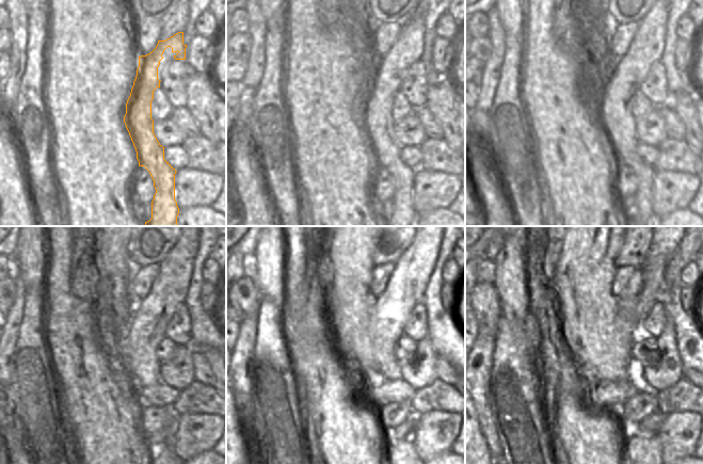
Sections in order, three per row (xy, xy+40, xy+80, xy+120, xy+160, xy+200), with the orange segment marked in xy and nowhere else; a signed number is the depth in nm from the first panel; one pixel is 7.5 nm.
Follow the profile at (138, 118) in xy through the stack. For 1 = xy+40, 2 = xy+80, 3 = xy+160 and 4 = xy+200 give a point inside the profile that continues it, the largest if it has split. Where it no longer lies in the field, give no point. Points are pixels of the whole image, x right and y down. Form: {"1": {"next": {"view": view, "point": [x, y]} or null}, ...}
{"1": {"next": {"view": "xy+40", "point": [377, 104]}}, "2": {"next": {"view": "xy+80", "point": [620, 125]}}, "3": {"next": {"view": "xy+160", "point": [385, 328]}}, "4": {"next": {"view": "xy+200", "point": [666, 248]}}}

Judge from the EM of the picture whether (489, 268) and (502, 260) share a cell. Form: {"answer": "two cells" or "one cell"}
{"answer": "two cells"}

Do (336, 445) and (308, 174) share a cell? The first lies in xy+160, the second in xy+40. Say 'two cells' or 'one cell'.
one cell

